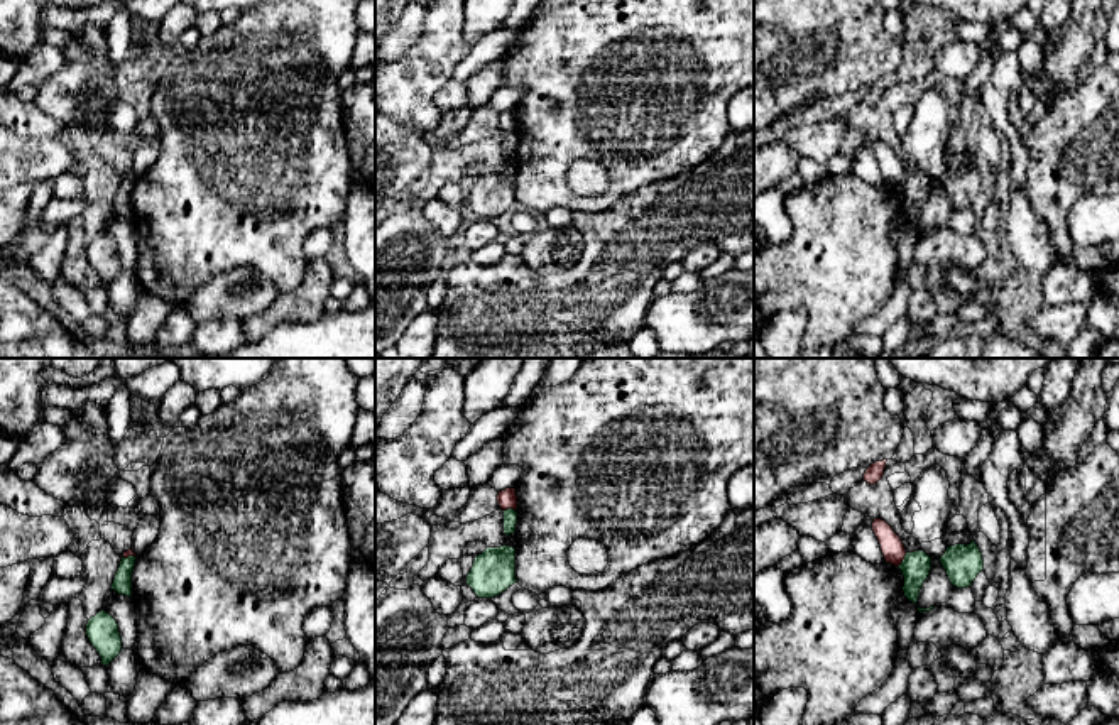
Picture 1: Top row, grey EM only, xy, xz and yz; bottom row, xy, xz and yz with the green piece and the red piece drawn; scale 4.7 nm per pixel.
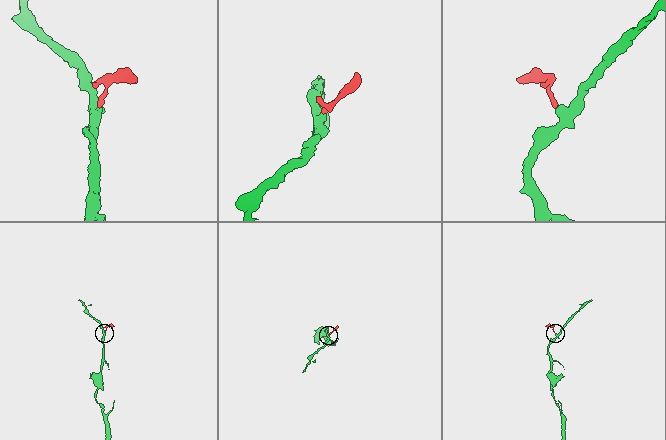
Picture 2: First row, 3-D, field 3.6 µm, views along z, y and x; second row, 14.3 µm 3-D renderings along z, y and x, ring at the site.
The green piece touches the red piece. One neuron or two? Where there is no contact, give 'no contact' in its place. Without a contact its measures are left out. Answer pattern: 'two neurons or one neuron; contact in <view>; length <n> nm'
two neurons; contact in xz; length 60 nm

